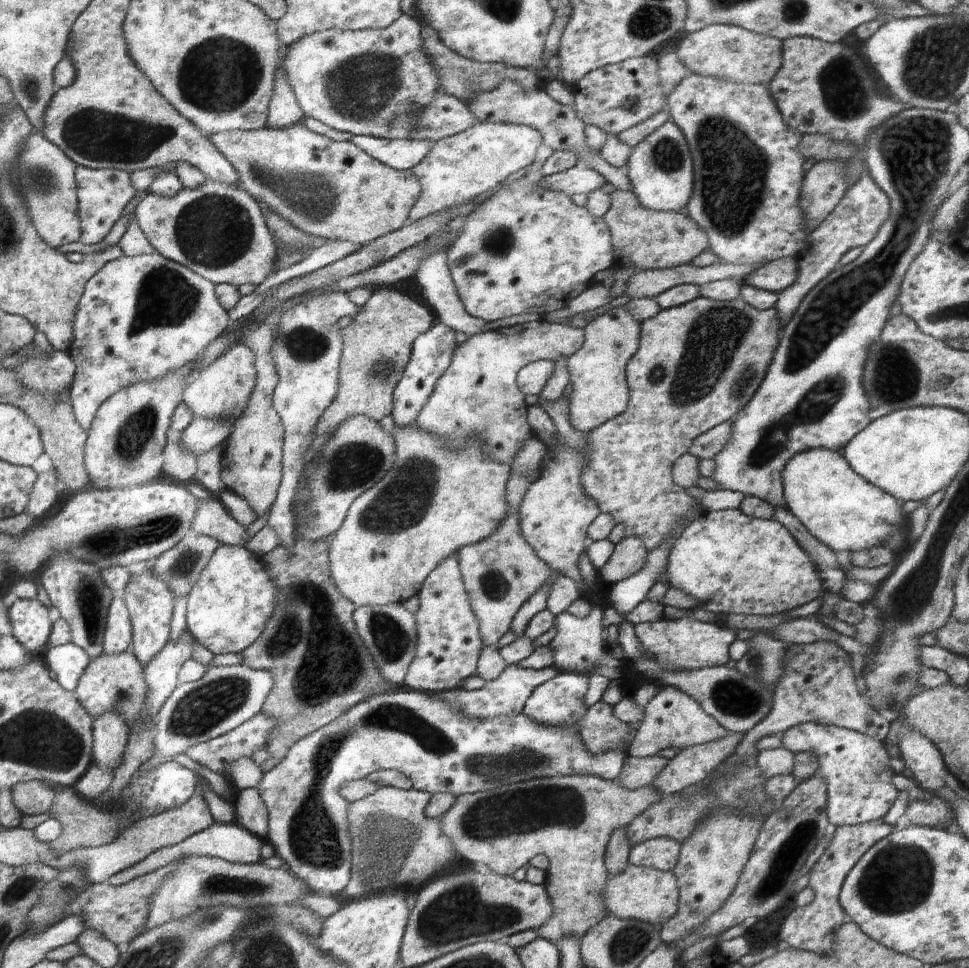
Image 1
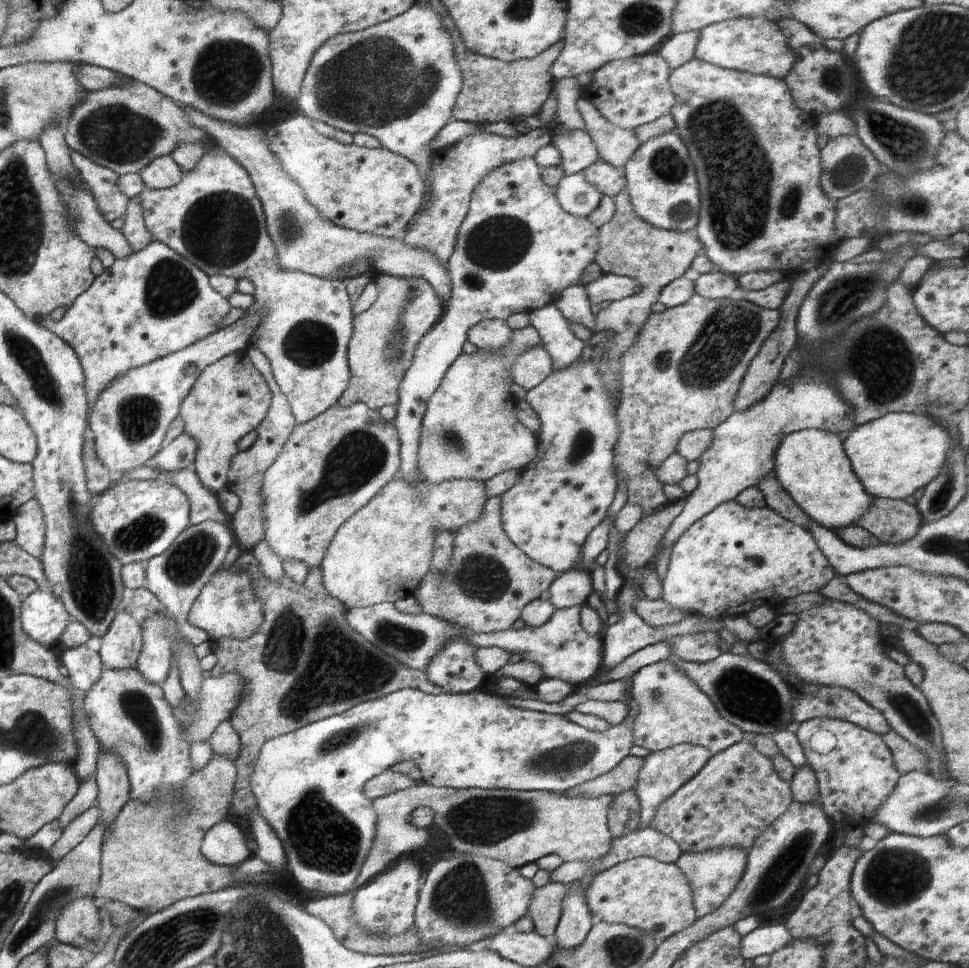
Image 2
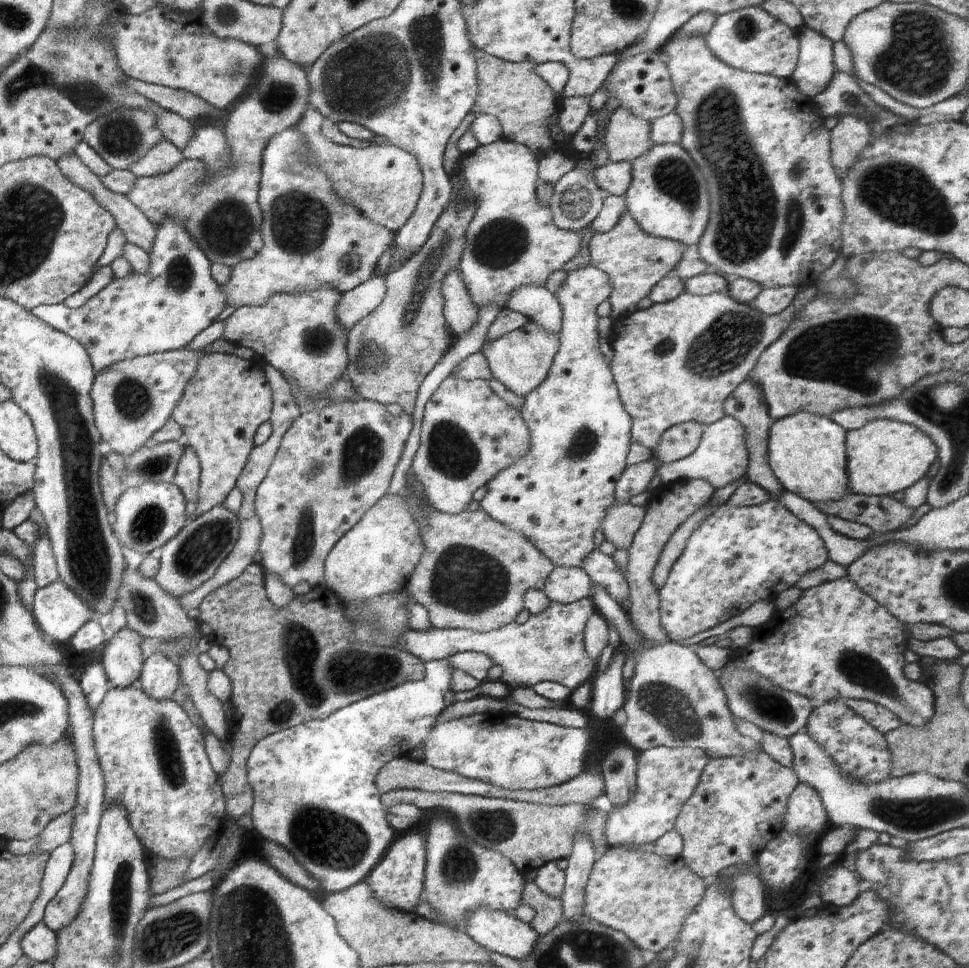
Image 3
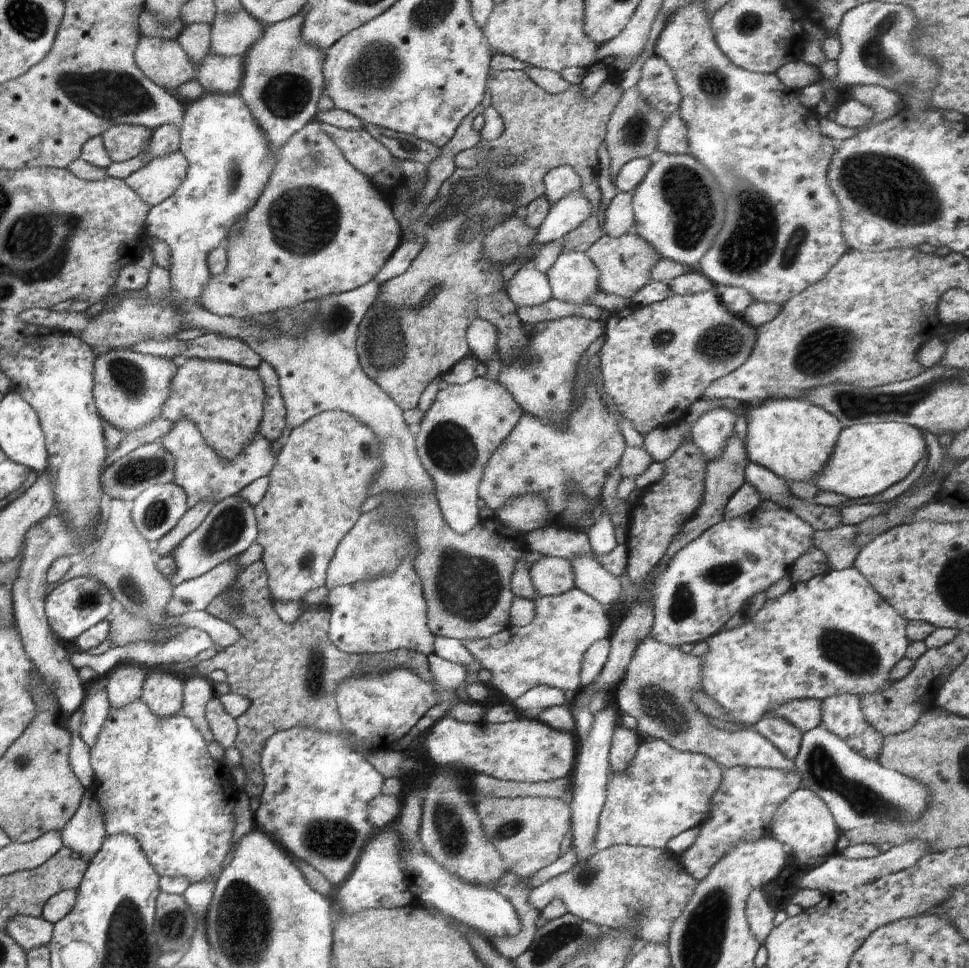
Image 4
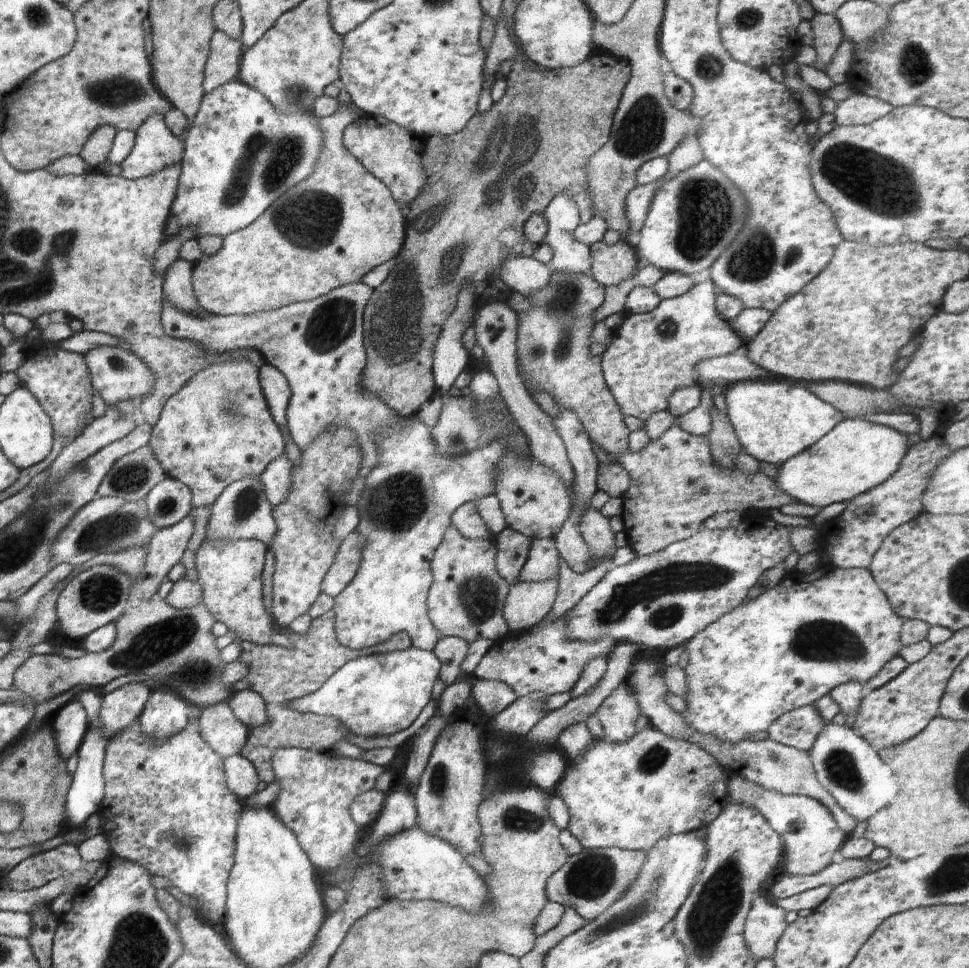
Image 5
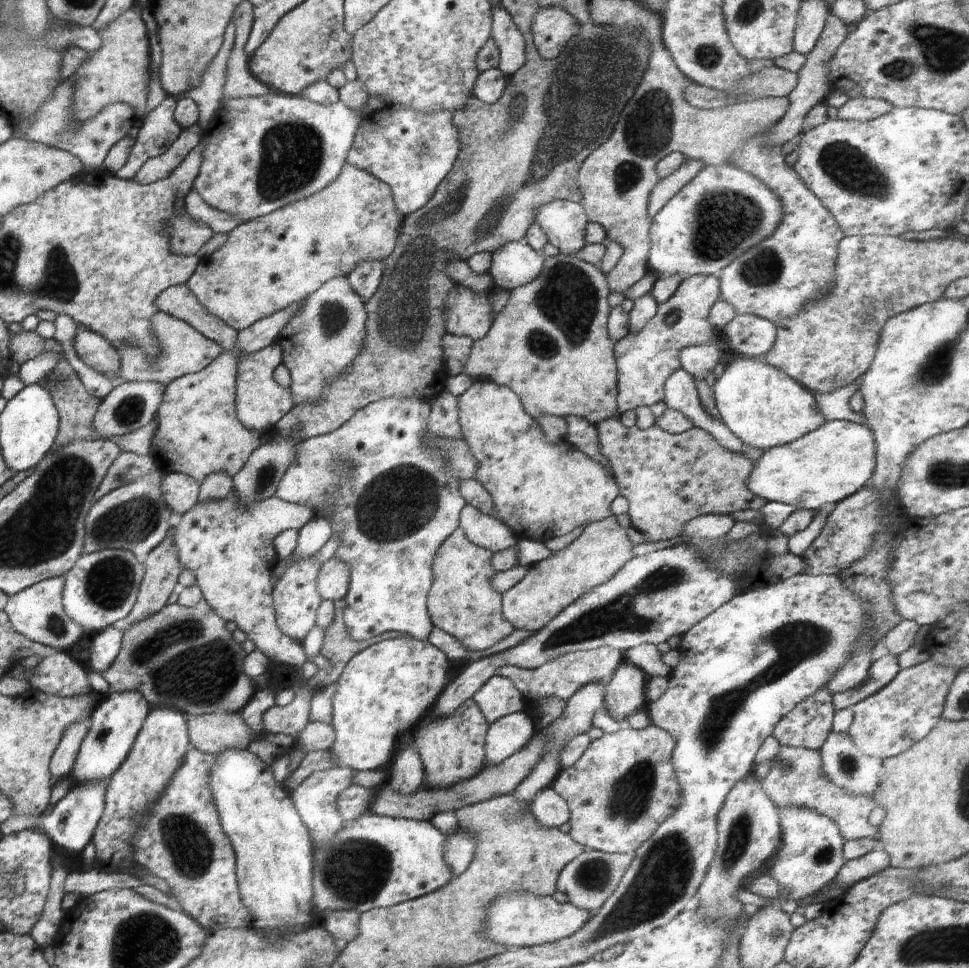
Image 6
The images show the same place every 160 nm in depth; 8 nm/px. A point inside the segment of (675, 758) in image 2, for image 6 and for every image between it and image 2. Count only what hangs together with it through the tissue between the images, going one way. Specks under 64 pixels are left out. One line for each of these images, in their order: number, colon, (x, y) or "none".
3: (666, 777)
4: (664, 792)
5: (630, 795)
6: (624, 786)

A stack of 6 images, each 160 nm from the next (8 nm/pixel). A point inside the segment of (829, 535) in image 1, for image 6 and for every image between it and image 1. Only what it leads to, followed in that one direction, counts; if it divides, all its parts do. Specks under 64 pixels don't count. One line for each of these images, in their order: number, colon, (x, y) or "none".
2: (811, 465)
3: (807, 454)
4: (793, 438)
5: (775, 421)
6: (762, 406)

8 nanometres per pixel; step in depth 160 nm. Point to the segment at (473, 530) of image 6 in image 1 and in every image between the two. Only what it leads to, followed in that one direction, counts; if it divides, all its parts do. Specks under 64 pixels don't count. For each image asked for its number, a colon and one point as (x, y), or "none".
1: (477, 396)
2: (470, 431)
3: (468, 434)
4: (466, 423)
5: (466, 518)

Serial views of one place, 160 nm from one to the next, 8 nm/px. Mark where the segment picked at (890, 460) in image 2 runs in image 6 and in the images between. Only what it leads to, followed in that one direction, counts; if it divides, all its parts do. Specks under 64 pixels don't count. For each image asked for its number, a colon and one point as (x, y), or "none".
3: (885, 456)
4: (867, 459)
5: (856, 455)
6: (825, 466)

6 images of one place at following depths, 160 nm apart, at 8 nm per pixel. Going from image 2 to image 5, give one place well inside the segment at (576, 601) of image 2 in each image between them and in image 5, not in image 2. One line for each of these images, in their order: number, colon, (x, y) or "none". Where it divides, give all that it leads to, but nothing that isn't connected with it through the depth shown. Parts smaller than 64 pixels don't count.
3: (564, 585)
4: (551, 576)
5: (542, 565)

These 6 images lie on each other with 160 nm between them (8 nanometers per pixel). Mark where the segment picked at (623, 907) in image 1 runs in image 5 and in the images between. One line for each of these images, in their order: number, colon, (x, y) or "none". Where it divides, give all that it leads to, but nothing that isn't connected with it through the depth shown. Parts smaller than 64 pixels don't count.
2: (643, 893)
3: (646, 896)
4: (622, 885)
5: (589, 882)

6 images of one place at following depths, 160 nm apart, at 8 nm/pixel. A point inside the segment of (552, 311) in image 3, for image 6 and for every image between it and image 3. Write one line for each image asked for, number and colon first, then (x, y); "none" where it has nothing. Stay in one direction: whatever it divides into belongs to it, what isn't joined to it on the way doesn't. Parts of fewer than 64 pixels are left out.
4: (529, 287)
5: (523, 274)
6: (515, 264)

